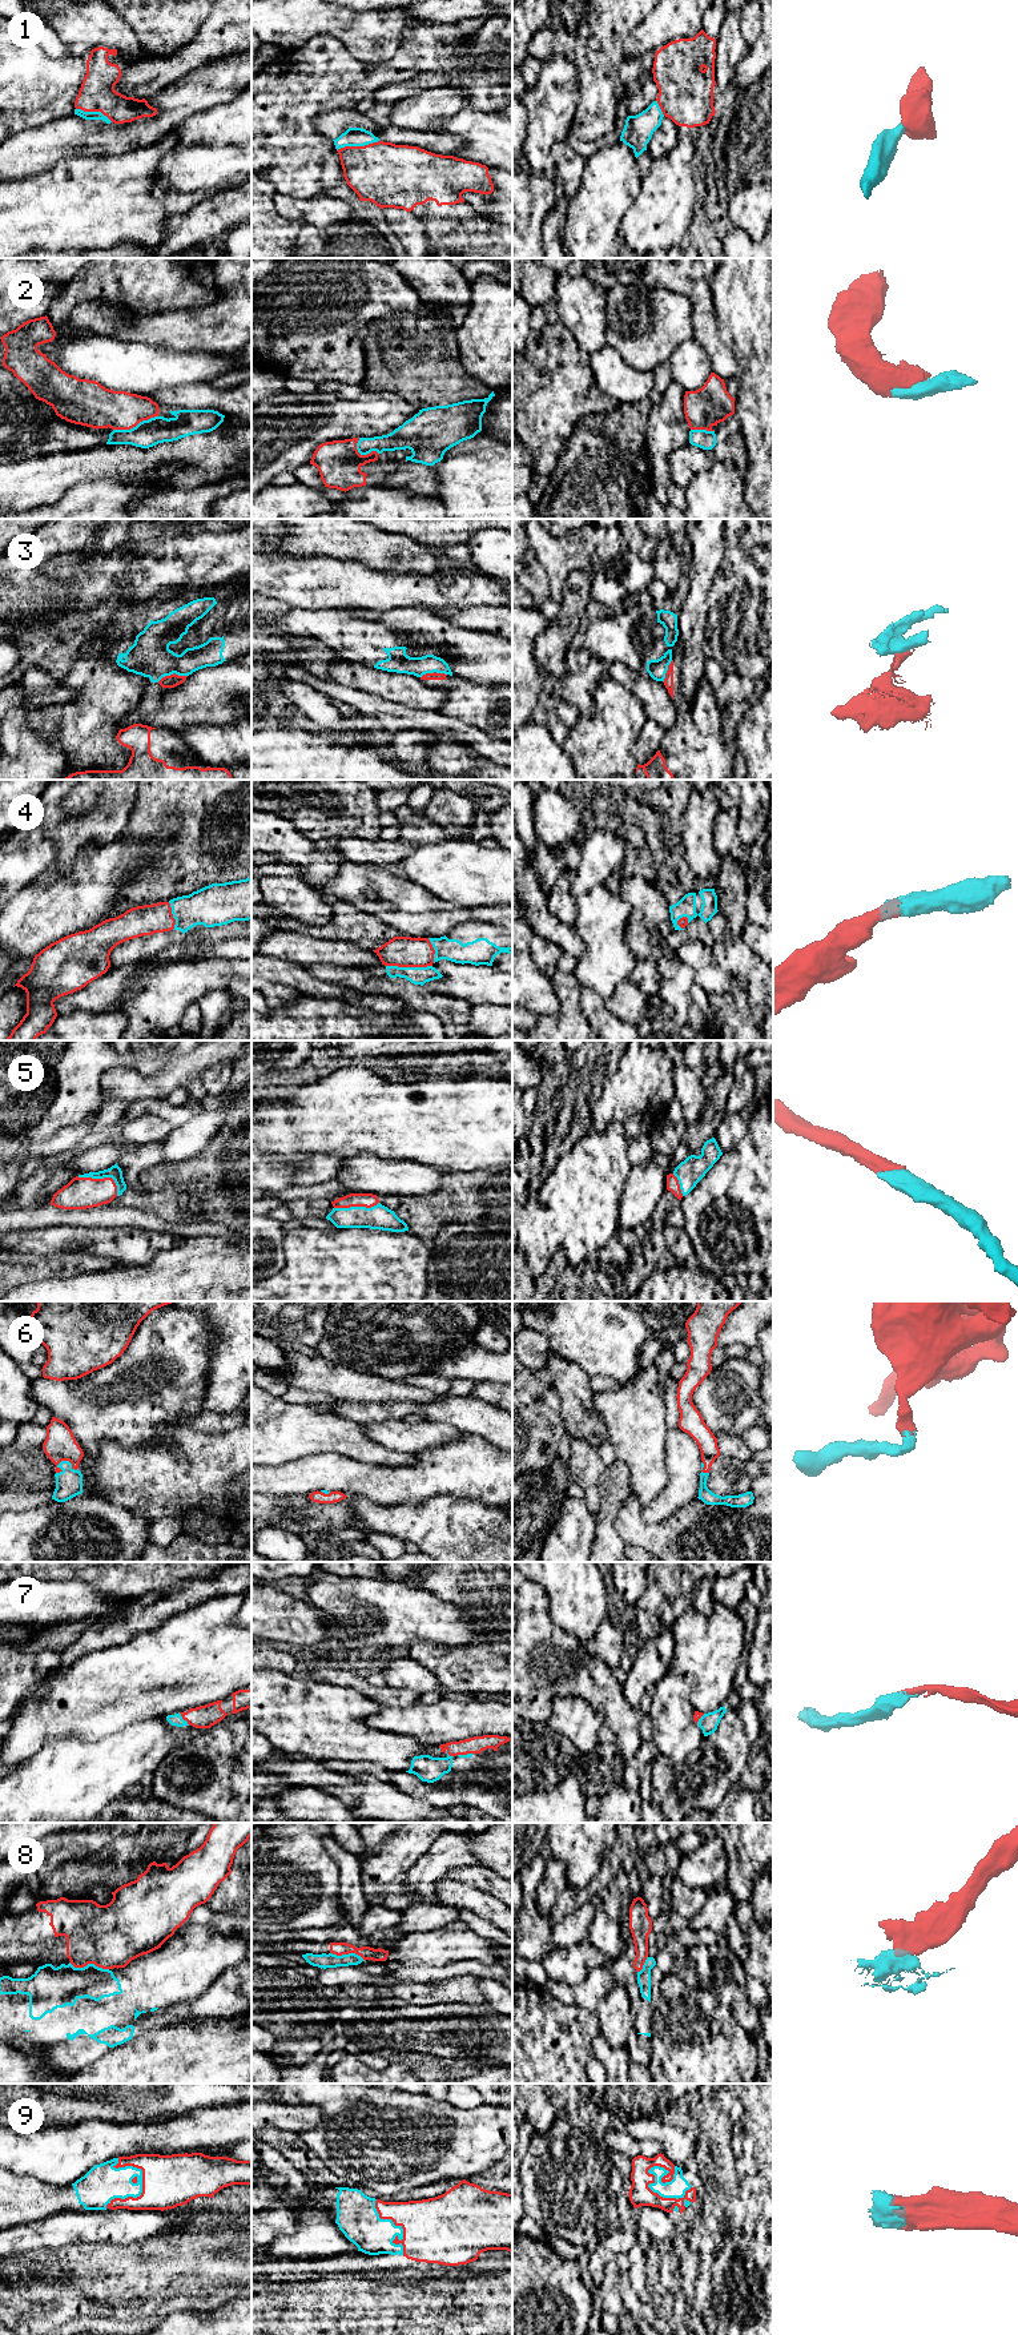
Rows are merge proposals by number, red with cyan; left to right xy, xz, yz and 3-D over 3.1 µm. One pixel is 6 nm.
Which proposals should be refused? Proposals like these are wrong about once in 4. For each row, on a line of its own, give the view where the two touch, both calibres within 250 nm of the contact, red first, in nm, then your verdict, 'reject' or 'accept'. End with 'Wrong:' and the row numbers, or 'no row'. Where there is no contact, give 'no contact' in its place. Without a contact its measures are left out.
1: xz | 380/110 nm | accept
2: xy | 260/160 nm | accept
3: xy | 80/240 nm | reject
4: xz | 190/110 nm | accept
5: xy | 190/80 nm | accept
6: xy | 190/160 nm | accept
7: xy | 140/70 nm | accept
8: xy | 380/240 nm | reject
9: yz | 140/110 nm | accept
Wrong: 3, 8

